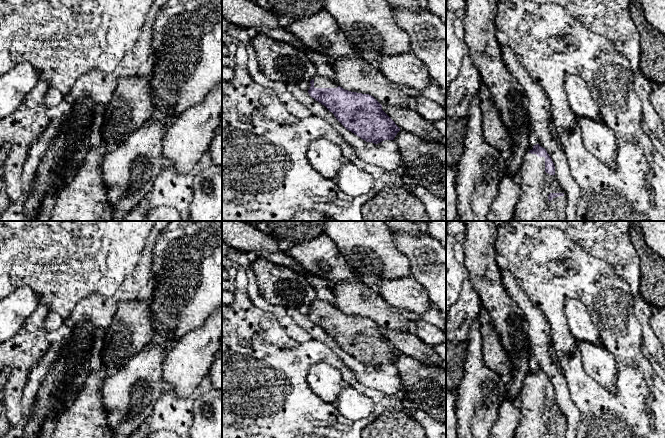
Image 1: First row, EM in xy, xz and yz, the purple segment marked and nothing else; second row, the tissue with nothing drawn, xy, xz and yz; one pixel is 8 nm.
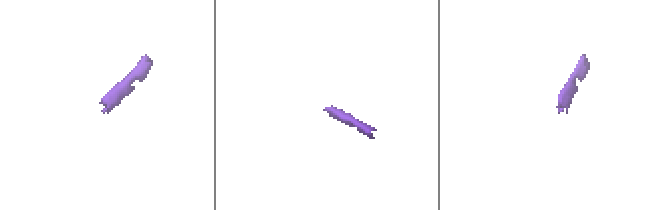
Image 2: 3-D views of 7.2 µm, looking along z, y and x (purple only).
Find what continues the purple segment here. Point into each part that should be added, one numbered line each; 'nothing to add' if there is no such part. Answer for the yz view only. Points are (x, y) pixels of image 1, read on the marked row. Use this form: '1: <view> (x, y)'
1: yz (533, 204)

